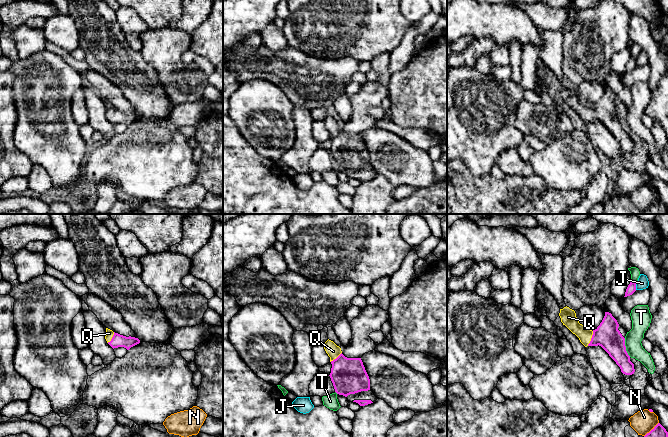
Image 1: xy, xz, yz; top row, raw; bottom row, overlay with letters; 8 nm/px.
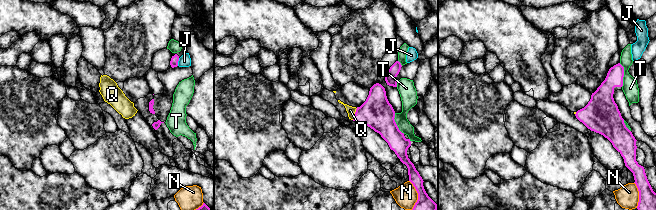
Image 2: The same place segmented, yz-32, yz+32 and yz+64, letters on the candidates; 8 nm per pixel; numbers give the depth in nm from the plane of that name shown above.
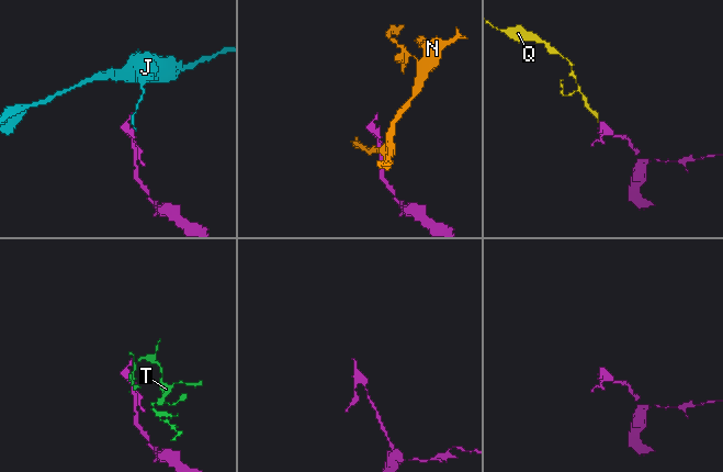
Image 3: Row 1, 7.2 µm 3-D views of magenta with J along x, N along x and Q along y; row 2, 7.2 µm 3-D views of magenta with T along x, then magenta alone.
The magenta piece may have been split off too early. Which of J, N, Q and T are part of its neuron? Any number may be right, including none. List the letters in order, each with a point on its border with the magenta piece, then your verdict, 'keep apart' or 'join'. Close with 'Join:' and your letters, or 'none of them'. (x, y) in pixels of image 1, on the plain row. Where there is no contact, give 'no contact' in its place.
J: yz (635, 62) | keep apart
N: yz (652, 205) | keep apart
Q: yz (591, 114) | join
T: yz (625, 123) | keep apart
Join: Q

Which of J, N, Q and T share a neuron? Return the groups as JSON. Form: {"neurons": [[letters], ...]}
{"neurons": [["J"], ["N"], ["Q"], ["T"]]}

